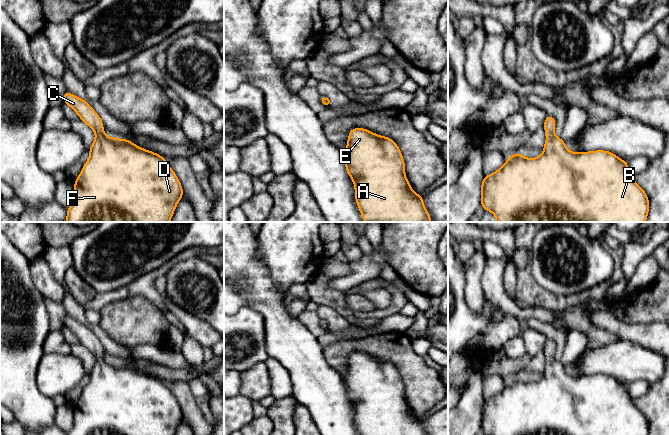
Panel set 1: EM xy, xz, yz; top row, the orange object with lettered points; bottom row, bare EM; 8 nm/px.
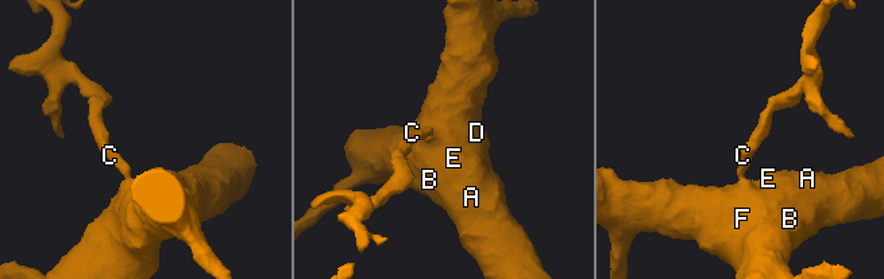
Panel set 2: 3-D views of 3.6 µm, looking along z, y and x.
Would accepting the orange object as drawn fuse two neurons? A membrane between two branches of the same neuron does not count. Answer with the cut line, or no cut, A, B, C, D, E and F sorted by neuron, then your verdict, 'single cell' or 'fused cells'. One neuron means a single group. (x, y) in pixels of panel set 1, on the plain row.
no cut; A B C D E F; single cell

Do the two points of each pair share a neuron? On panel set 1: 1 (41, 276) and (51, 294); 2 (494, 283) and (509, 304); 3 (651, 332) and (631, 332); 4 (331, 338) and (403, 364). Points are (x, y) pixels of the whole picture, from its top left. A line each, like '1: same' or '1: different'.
1: same
2: same
3: same
4: different

